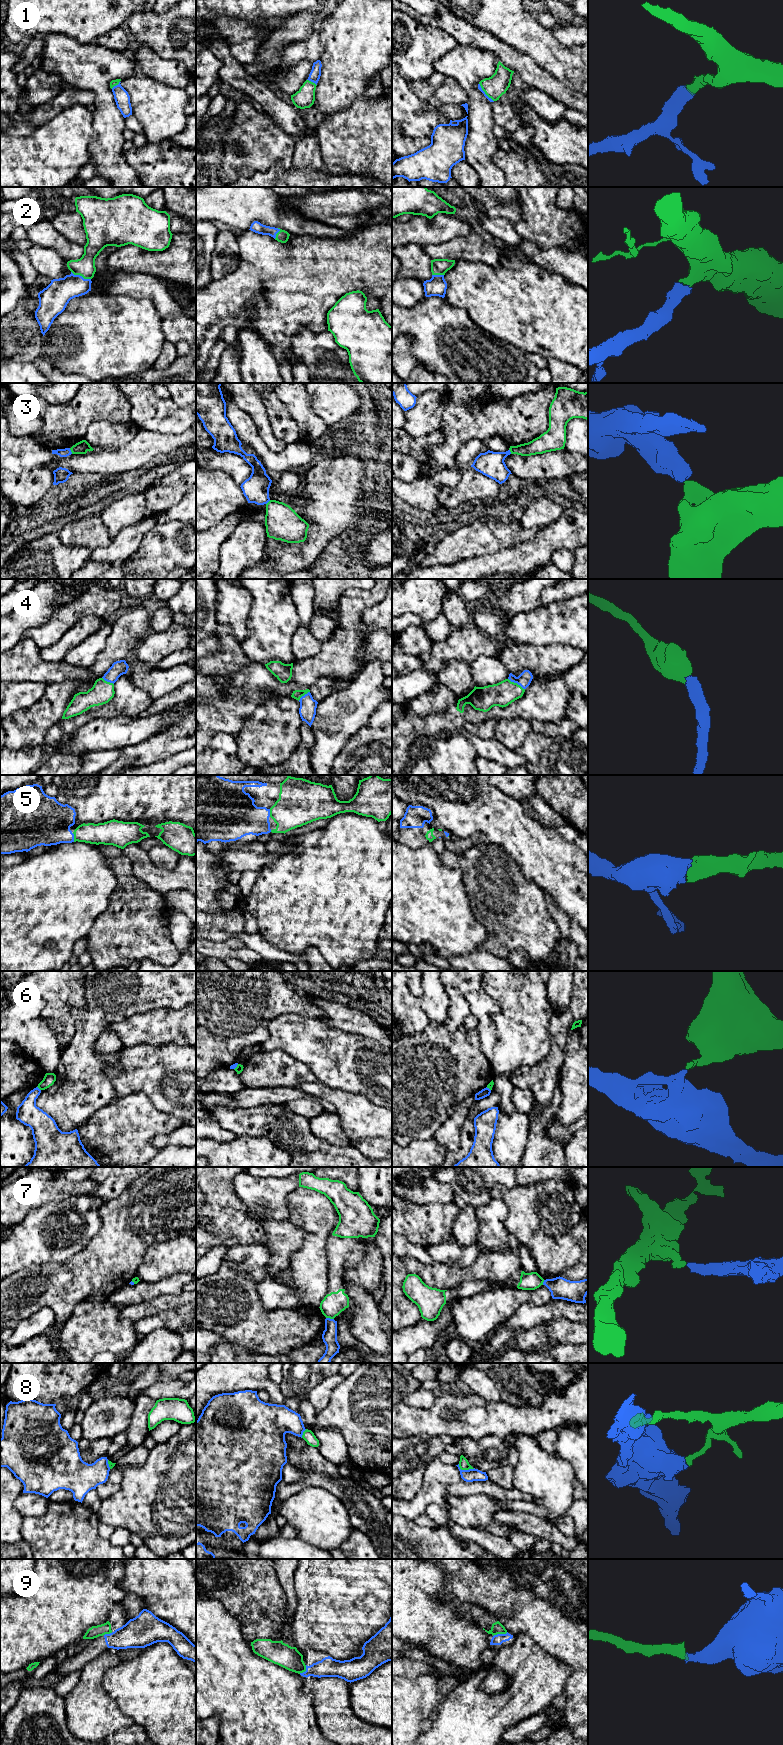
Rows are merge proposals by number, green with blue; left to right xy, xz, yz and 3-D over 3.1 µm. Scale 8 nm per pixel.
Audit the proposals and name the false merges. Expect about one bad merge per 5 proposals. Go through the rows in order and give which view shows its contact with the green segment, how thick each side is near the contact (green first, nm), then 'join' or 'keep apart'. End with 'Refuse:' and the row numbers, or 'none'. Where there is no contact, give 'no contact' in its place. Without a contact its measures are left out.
1: xz | 160/90 nm | join
2: xy | 160/220 nm | join
3: xy | 100/70 nm | keep apart
4: yz | 200/110 nm | join
5: xy | 180/380 nm | join
6: xy | 90/180 nm | keep apart
7: xz | 180/120 nm | keep apart
8: yz | 80/100 nm | keep apart
9: yz | 100/90 nm | keep apart
Refuse: 3, 6, 7, 8, 9

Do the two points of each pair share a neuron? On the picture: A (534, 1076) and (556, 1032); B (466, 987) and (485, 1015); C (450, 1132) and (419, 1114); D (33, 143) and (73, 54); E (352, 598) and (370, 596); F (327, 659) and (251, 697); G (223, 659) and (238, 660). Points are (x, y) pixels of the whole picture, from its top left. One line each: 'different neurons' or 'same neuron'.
A: same neuron
B: same neuron
C: different neurons
D: different neurons
E: same neuron
F: same neuron
G: same neuron

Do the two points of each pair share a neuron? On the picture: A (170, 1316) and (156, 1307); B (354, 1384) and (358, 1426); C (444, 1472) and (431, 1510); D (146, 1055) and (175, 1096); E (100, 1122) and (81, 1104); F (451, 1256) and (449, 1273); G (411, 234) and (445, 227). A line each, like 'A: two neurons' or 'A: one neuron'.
A: two neurons
B: one neuron
C: two neurons
D: one neuron
E: two neurons
F: two neurons
G: one neuron

